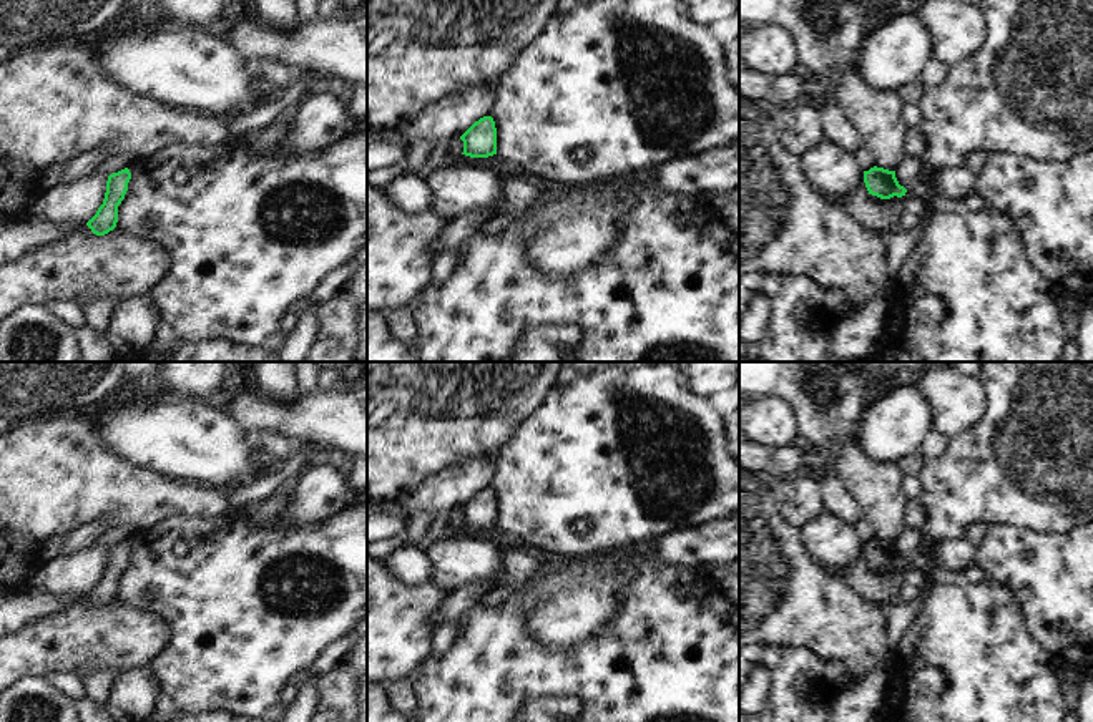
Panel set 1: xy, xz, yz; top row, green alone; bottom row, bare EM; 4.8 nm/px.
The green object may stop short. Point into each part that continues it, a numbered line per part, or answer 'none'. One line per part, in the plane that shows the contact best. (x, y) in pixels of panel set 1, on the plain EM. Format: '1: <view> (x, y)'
none

